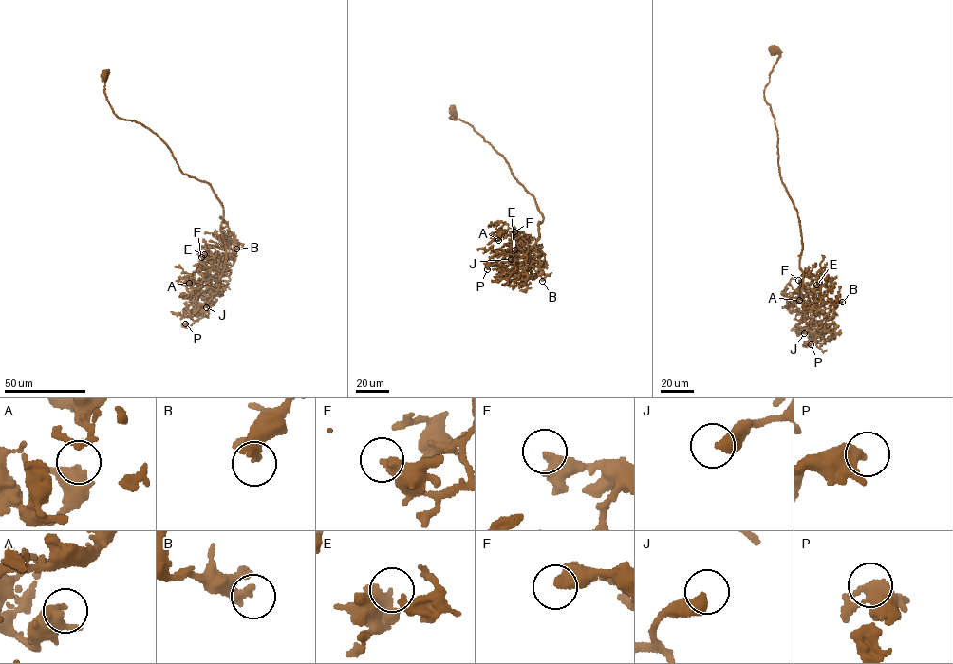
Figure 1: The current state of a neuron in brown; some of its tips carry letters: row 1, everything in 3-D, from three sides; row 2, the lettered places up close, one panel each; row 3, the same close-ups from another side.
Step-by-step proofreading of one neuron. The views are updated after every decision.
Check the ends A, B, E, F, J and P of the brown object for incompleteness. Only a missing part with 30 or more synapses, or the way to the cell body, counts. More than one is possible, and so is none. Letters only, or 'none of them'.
F

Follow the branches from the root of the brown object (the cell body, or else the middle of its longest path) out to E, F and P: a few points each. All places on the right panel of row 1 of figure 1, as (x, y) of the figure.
E: (773, 50), (779, 58), (764, 94), (775, 119), (781, 181), (799, 221), (802, 304), (812, 296), (816, 285)
F: (773, 50), (779, 58), (764, 94), (775, 119), (781, 181), (799, 221), (803, 304), (798, 280)
P: (773, 50), (779, 58), (764, 94), (781, 181), (799, 221), (802, 304), (812, 341), (804, 344), (811, 344)

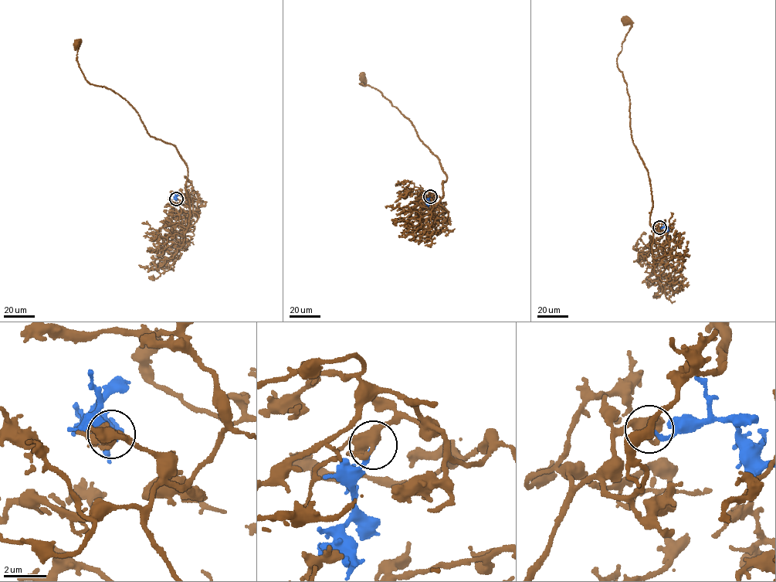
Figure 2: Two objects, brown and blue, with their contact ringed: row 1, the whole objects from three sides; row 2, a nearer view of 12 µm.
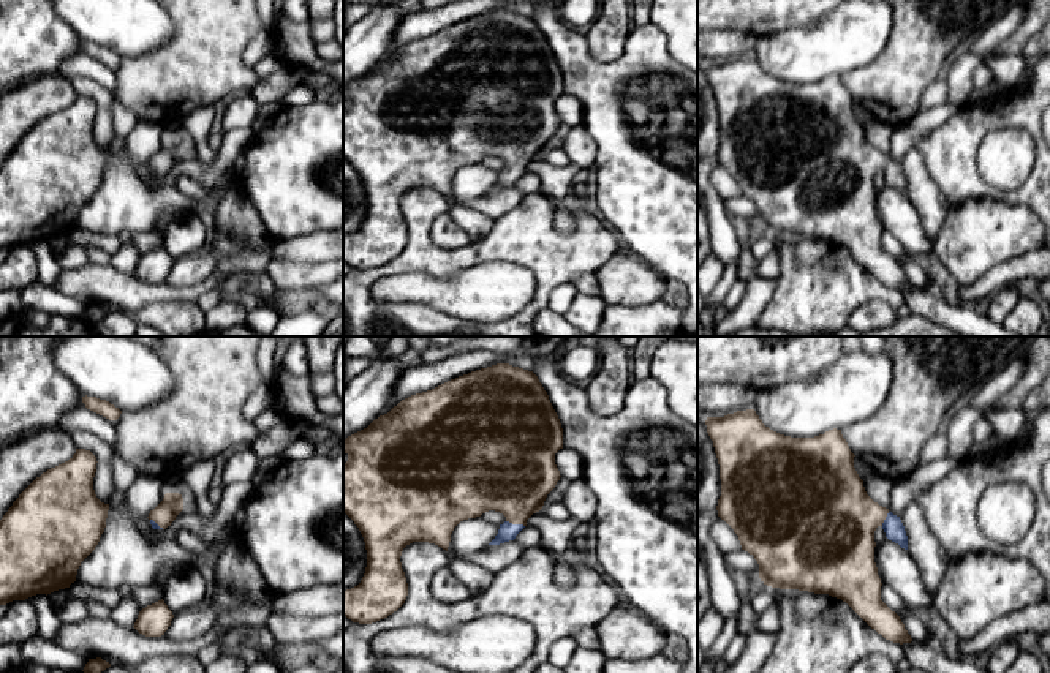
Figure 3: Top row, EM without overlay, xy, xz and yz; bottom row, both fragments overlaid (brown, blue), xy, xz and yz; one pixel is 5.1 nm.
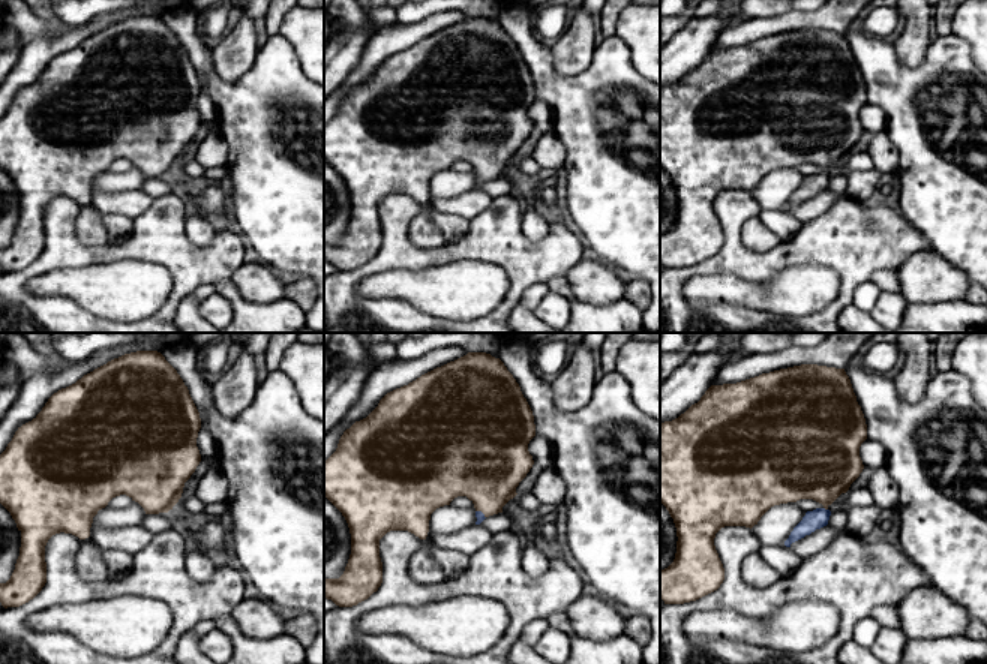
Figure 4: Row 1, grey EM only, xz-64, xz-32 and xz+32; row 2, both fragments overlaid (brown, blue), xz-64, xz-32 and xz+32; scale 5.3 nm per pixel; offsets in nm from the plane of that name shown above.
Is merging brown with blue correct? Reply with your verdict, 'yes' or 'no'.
yes

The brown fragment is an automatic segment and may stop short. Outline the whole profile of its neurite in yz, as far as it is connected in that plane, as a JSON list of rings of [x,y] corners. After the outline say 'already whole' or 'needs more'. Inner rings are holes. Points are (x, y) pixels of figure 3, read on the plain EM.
[[[754,55],[737,57],[724,63],[707,63],[707,79],[713,87],[720,111],[721,142],[718,163],[738,182],[742,196],[754,202],[764,231],[780,235],[799,235],[829,240],[846,248],[871,275],[893,289],[911,289],[900,262],[881,246],[881,224],[874,209],[874,177],[881,172],[886,183],[908,196],[908,182],[900,163],[874,149],[865,137],[854,114],[841,76],[829,76],[814,84],[791,84],[762,70]]] | needs more

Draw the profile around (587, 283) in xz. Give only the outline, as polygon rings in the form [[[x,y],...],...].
[[[584,273],[571,281],[580,294],[601,297],[601,288],[596,273]]]

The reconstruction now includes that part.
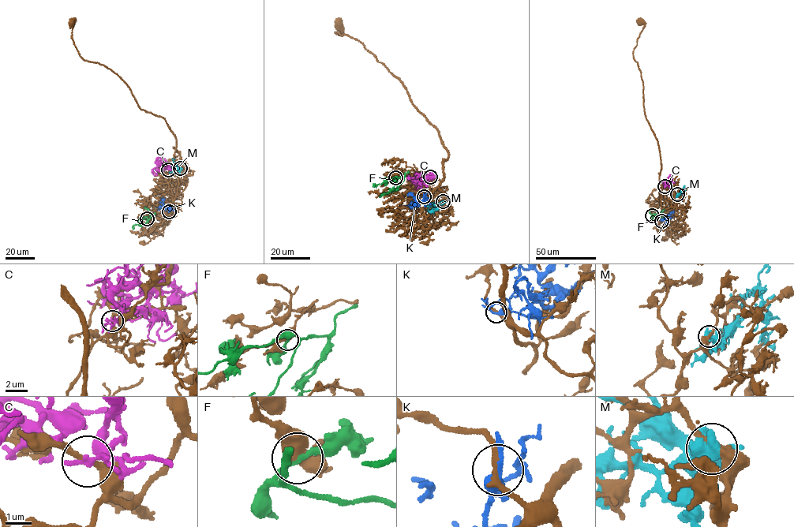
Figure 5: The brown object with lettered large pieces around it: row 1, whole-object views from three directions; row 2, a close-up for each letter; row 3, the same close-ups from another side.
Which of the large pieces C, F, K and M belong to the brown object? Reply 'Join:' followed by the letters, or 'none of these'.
Join: F

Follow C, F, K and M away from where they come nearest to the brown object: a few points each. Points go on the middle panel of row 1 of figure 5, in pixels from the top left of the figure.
C: (430, 177), (431, 181), (417, 182), (407, 177), (413, 178)
F: (395, 177), (374, 185)
K: (424, 196), (423, 202), (425, 203), (423, 200), (418, 205), (416, 201), (414, 207)
M: (443, 201), (436, 211), (429, 211), (433, 211)

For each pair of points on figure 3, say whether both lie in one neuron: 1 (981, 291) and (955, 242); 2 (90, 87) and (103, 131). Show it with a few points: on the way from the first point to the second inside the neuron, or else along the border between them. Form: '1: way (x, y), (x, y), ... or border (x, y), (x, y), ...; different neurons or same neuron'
1: border (1008, 259), (971, 283), (954, 288); different neurons
2: way (101, 98), (103, 120); same neuron

